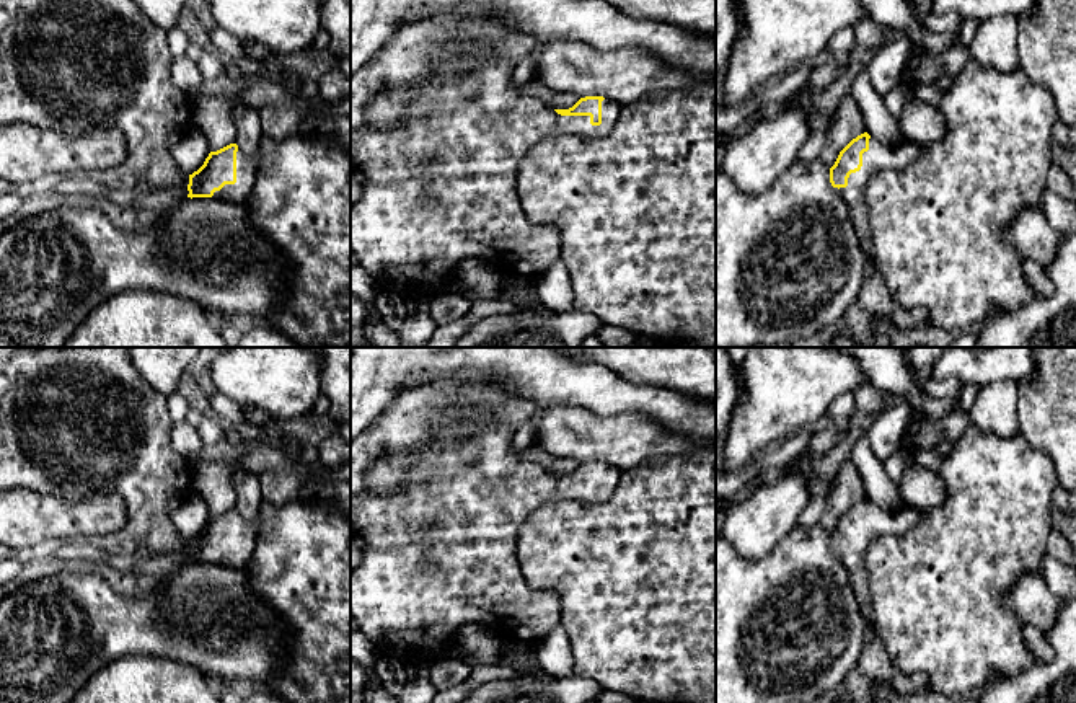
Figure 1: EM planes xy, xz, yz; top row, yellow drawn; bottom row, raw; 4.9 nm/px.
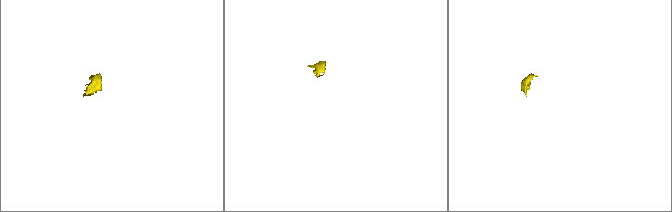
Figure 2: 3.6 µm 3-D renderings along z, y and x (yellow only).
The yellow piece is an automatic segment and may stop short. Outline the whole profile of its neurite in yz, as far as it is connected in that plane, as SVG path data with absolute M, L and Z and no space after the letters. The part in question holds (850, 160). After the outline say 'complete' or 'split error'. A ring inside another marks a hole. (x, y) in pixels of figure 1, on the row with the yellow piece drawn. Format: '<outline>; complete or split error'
M864 132L840 152L835 165L830 168L830 183L849 207L866 259L872 258L869 210L866 204L866 188L871 176L882 170L902 170L911 165L921 152L921 144L903 140L890 147Z; split error

